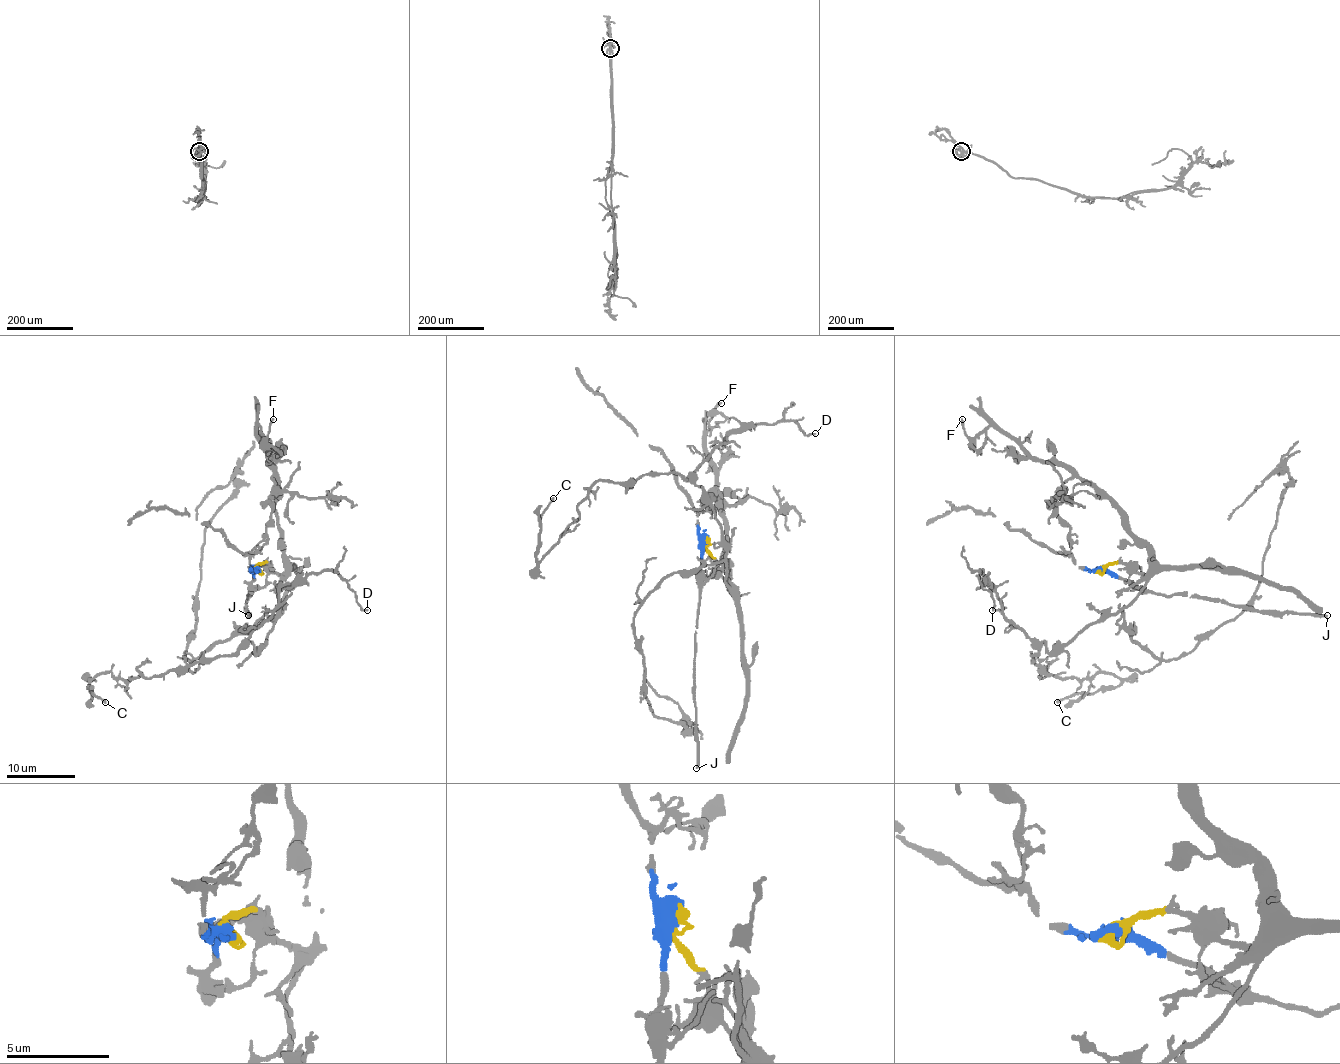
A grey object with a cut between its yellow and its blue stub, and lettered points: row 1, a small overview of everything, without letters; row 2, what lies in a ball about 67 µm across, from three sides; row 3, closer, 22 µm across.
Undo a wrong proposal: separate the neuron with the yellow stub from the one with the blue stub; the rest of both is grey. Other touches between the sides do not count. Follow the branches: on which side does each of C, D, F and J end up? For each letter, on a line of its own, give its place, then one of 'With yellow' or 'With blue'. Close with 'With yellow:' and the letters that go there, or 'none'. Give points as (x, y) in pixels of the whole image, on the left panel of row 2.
C: Place: (105, 702). With yellow
D: Place: (367, 610). With yellow
F: Place: (273, 419). With yellow
J: Place: (248, 615). With blue
With yellow: C, D, F

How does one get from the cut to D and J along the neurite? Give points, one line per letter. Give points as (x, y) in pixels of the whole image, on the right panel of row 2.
D: (1101, 566), (1127, 563), (1144, 587), (1127, 605), (1050, 652), (1004, 616), (980, 571), (992, 611)
J: (1101, 566), (1130, 580), (1139, 588), (1165, 595), (1219, 599), (1266, 612), (1327, 616)

